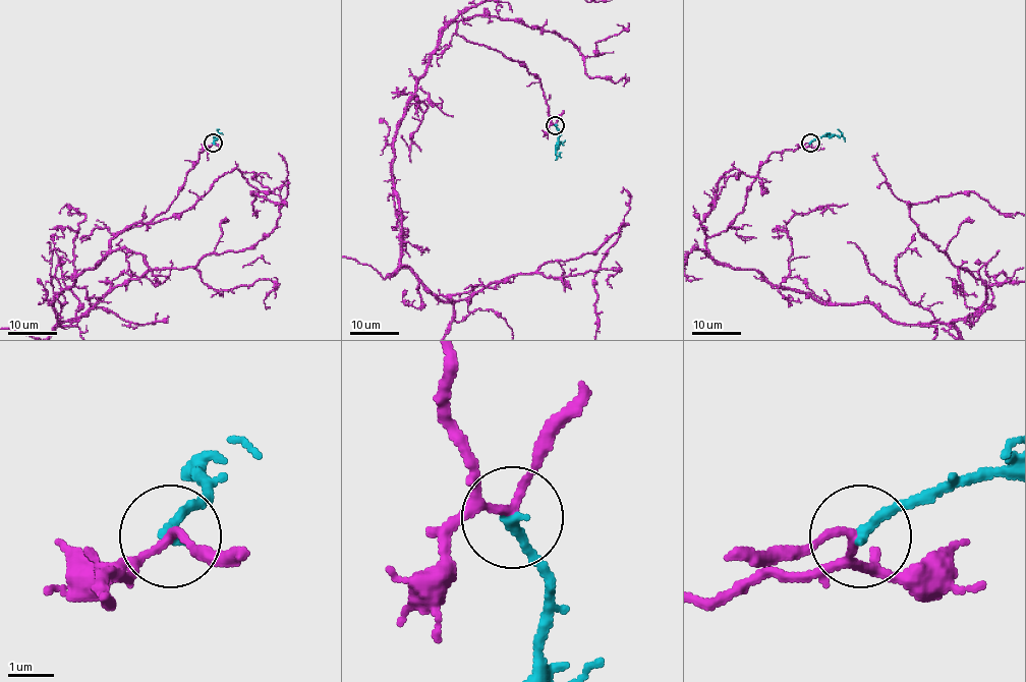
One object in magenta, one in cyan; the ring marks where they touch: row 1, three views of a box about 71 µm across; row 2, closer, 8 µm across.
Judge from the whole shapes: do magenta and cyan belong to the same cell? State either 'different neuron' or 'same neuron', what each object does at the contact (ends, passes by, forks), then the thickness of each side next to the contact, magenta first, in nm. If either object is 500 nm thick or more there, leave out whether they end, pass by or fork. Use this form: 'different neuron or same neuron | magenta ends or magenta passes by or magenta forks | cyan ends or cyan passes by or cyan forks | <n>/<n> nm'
different neuron | magenta forks | cyan ends | 130/240 nm

